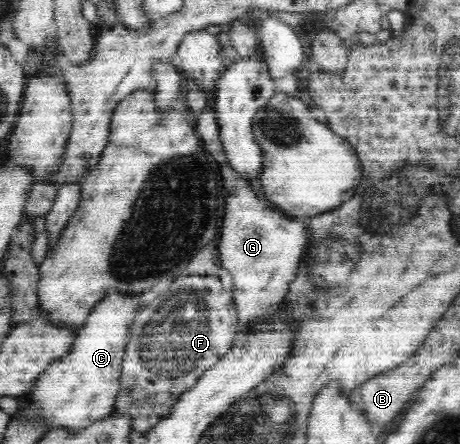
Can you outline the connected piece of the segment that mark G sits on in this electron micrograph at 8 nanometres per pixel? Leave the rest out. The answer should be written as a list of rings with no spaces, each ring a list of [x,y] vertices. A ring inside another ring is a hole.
[[[207,100],[204,110],[196,117],[195,131],[204,149],[219,164],[221,180],[224,182],[225,221],[218,249],[222,267],[232,274],[232,298],[238,313],[238,329],[241,331],[255,325],[257,318],[267,317],[277,306],[282,305],[299,267],[302,267],[312,239],[308,220],[291,219],[283,215],[266,200],[259,199],[249,182],[239,178],[239,174],[229,168],[215,111],[216,100]]]

